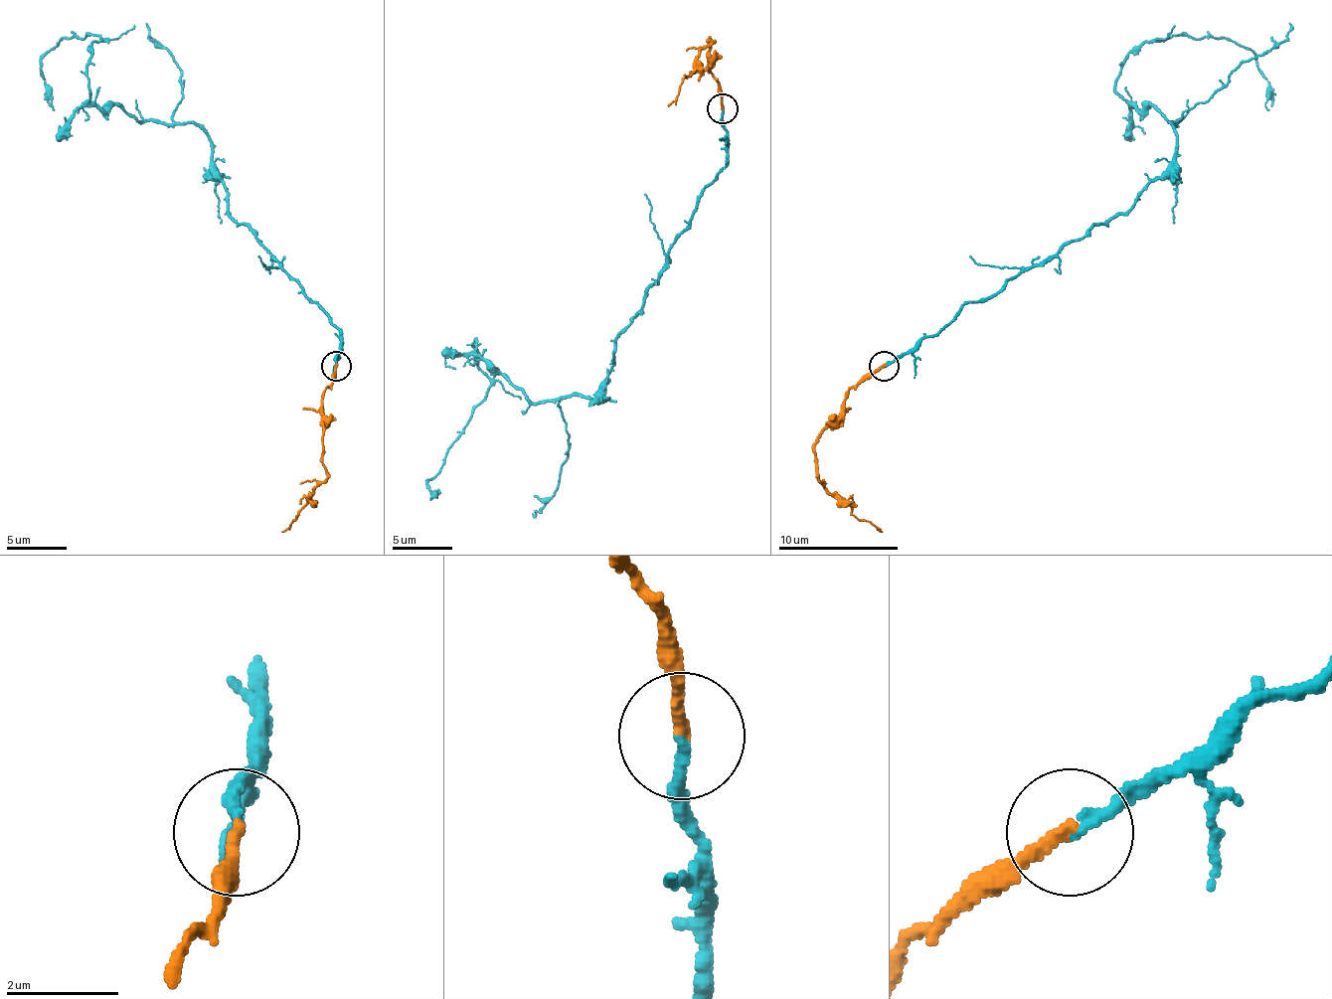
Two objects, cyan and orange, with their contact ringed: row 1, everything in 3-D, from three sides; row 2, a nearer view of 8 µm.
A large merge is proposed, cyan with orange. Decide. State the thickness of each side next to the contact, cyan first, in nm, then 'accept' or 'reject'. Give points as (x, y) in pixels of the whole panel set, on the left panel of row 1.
calibres 180 and 220 nm; accept

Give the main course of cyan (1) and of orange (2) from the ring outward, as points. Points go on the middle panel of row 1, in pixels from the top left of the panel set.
1: (722, 109), (725, 166), (646, 289), (594, 401), (532, 401), (474, 341), (486, 398), (426, 482), (441, 494)
2: (722, 109), (722, 84), (710, 73), (710, 40), (713, 40), (667, 106)

